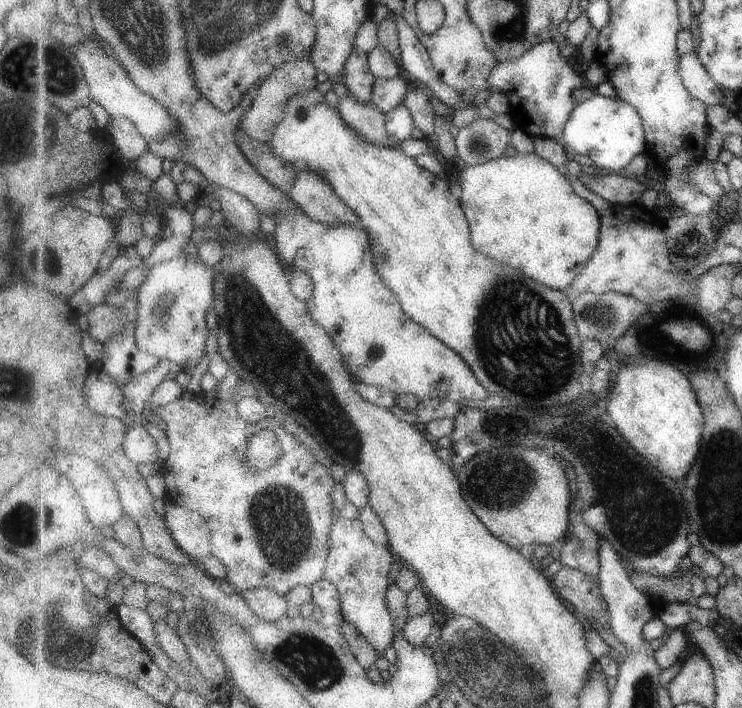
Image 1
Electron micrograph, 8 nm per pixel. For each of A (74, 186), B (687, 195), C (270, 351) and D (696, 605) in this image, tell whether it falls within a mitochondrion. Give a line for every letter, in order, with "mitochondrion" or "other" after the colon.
A: other
B: other
C: mitochondrion
D: other

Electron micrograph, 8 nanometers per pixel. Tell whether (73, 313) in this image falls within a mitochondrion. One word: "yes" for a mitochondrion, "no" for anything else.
no

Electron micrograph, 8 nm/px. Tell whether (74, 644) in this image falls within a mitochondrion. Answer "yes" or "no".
yes

